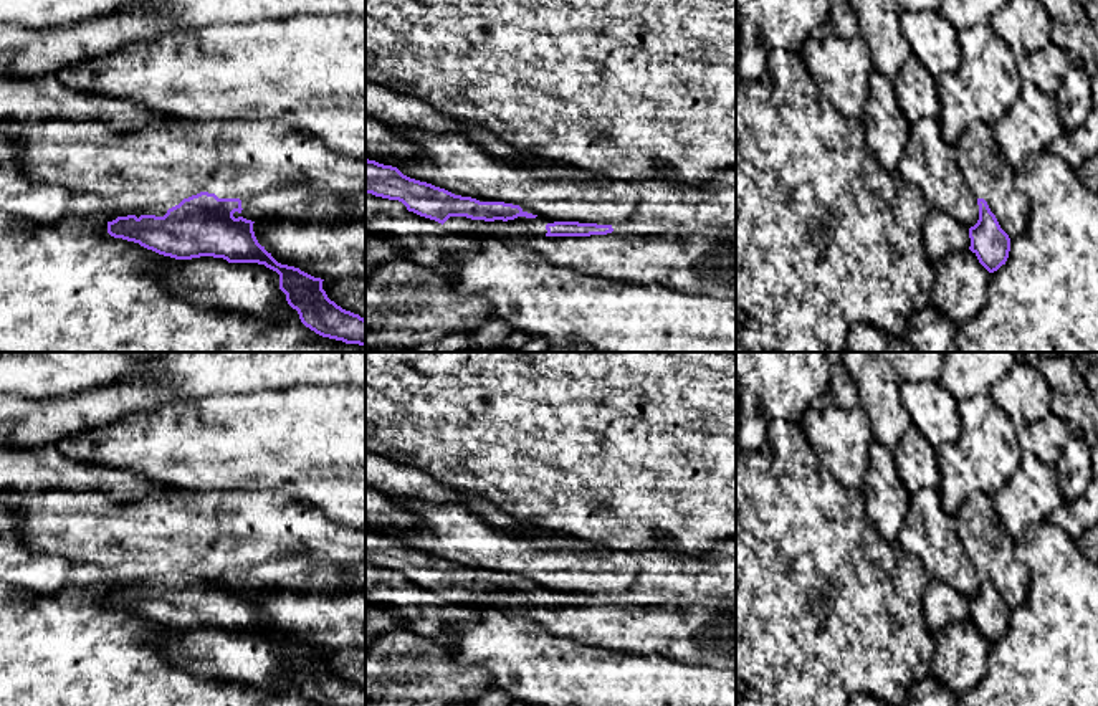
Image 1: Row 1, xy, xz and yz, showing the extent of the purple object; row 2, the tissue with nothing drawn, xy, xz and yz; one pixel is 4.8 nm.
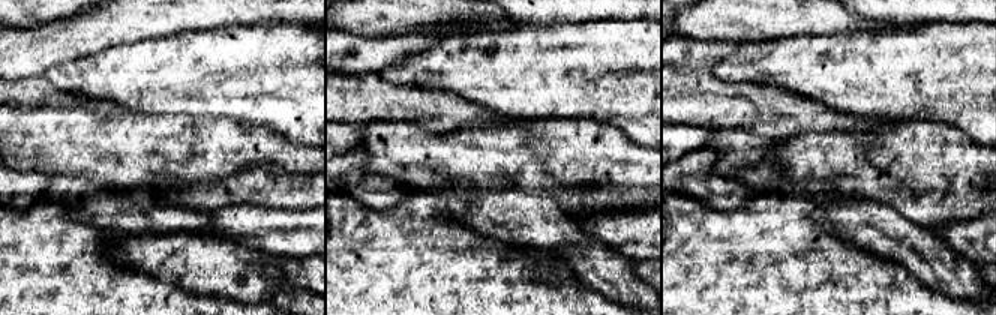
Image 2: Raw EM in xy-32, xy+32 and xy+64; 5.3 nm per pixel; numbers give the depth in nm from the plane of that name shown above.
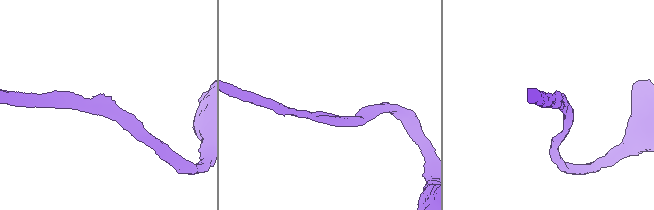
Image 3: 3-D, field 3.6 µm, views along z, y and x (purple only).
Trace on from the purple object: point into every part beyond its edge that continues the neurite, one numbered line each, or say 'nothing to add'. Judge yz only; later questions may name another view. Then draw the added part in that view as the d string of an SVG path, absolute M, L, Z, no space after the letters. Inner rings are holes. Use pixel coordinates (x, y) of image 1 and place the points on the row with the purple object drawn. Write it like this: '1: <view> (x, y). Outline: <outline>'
nothing to add

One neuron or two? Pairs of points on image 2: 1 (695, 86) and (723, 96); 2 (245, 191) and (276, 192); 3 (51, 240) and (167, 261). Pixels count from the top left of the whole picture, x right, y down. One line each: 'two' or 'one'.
1: one
2: one
3: two

